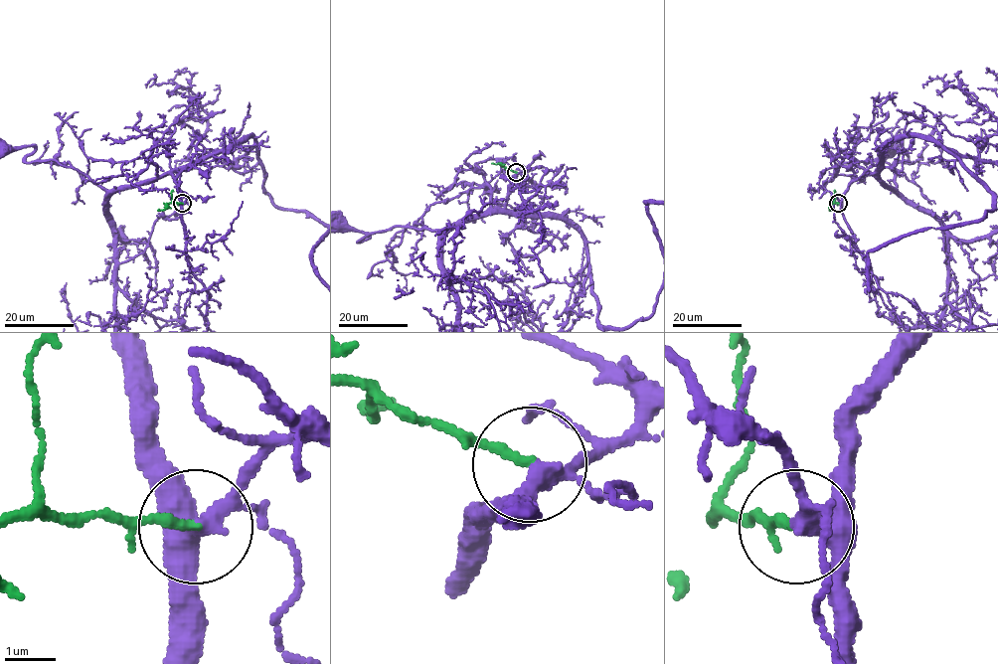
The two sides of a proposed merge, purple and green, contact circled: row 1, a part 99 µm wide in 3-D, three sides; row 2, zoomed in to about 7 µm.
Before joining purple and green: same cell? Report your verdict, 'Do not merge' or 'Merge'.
Merge

